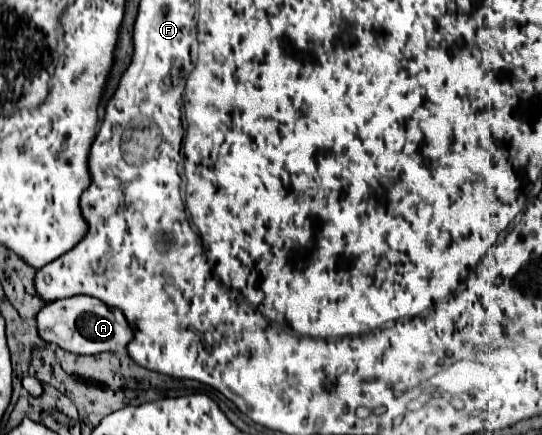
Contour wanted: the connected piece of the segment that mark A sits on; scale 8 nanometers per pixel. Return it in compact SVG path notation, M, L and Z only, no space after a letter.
M72 296L72 298L48 302L40 310L36 324L38 324L40 336L48 344L56 344L74 354L124 352L134 334L128 320L122 316L122 310L110 308L98 298L90 298L90 296Z

